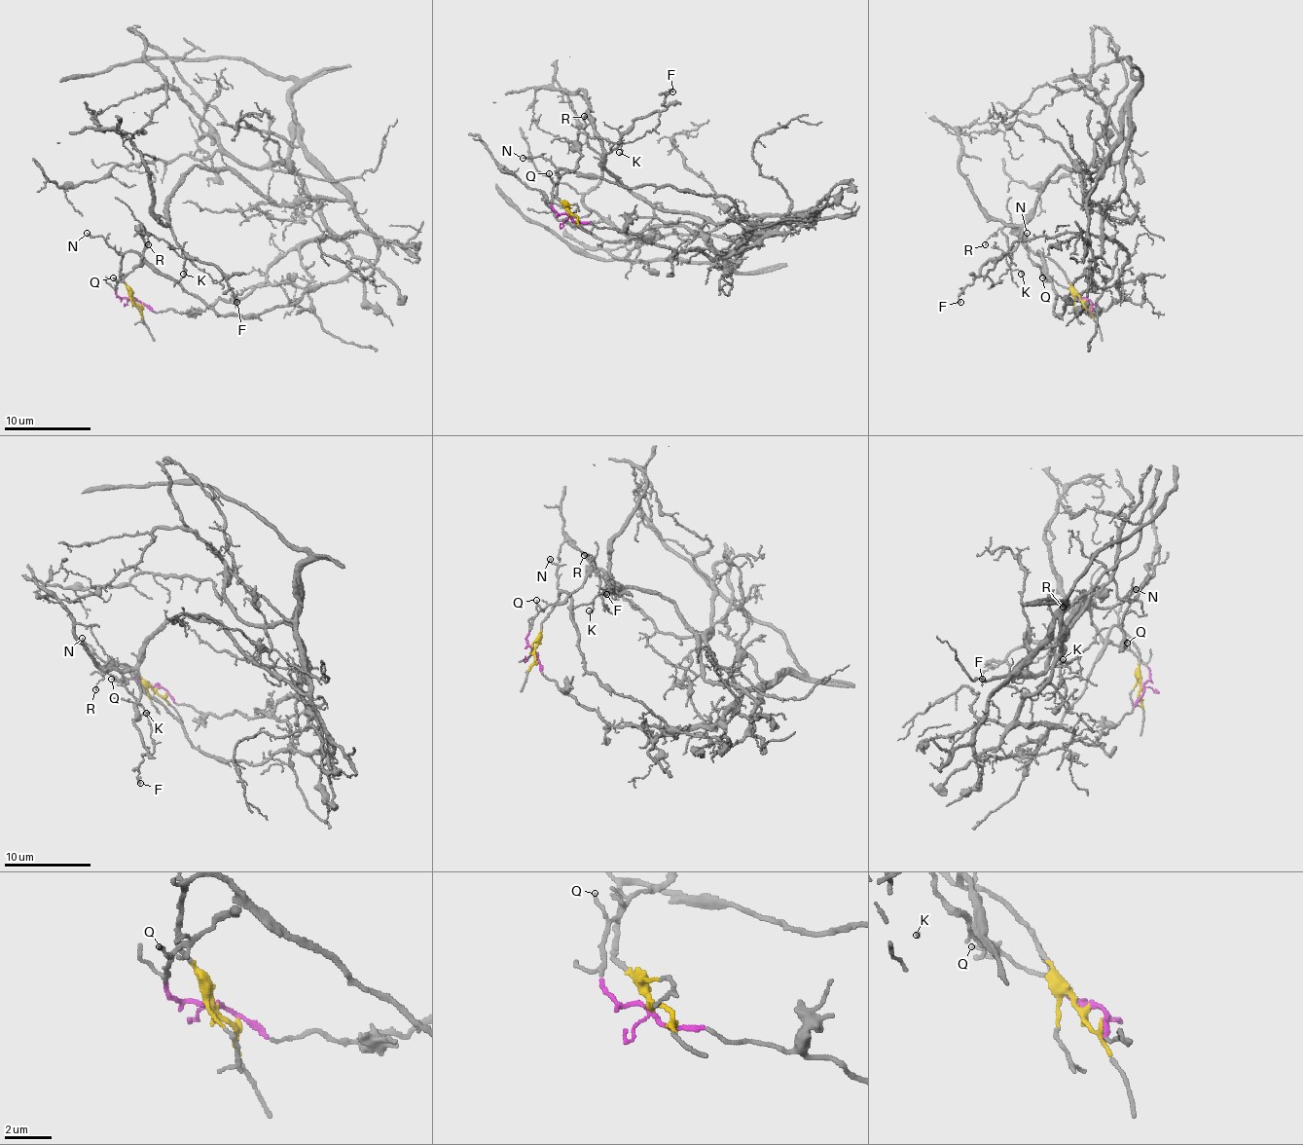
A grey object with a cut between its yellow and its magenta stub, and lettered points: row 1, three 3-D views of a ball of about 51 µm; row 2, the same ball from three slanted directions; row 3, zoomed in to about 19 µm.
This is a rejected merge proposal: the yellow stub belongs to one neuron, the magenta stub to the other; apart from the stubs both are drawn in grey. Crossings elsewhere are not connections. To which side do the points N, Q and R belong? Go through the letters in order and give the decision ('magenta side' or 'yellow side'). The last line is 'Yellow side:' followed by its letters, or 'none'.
N: yellow side
Q: magenta side
R: magenta side
Yellow side: N

